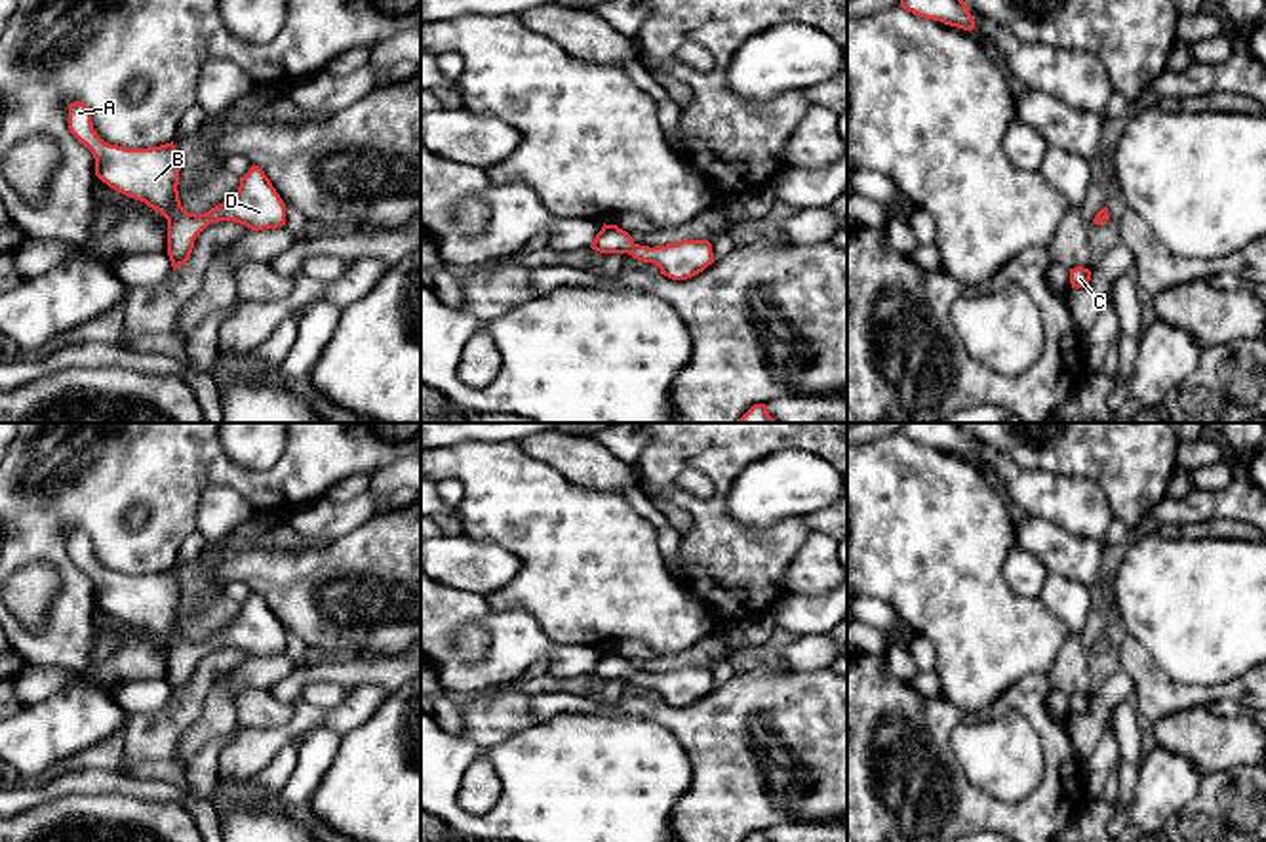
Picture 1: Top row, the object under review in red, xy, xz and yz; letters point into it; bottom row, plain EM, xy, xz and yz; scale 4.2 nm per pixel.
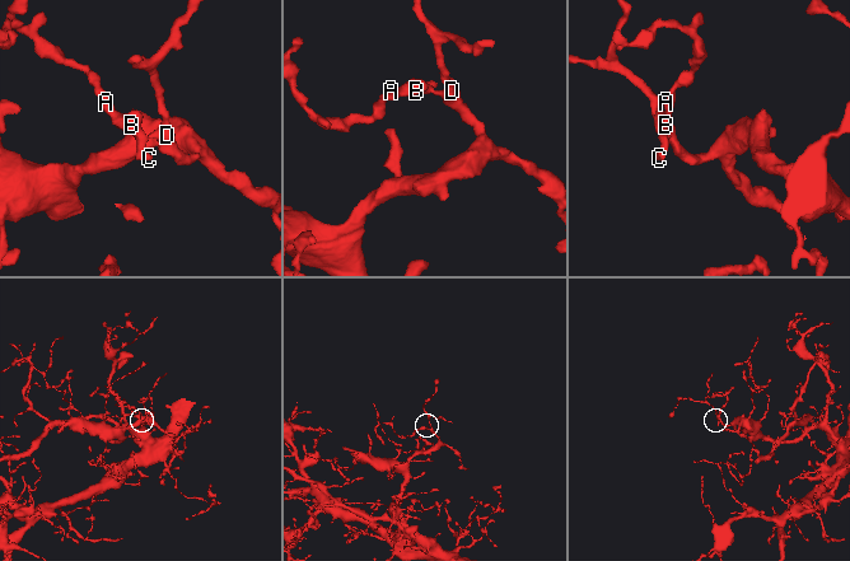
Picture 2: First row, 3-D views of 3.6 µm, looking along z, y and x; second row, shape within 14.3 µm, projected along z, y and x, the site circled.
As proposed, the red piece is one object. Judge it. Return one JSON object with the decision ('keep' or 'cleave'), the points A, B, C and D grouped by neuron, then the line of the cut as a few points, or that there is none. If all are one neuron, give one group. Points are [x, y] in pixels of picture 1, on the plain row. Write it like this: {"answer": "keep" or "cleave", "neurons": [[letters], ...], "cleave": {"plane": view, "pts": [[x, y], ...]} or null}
{"answer": "keep", "neurons": [["A", "B", "C", "D"]], "cleave": null}

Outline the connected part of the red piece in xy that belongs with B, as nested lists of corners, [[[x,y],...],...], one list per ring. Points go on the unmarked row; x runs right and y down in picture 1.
[[[69,531],[69,556],[95,585],[95,602],[110,615],[145,629],[168,646],[168,682],[173,697],[192,680],[196,663],[217,648],[234,648],[251,657],[286,652],[286,631],[259,592],[240,604],[238,619],[208,640],[188,640],[179,627],[181,585],[171,570],[126,575],[105,570],[93,556],[89,535]]]

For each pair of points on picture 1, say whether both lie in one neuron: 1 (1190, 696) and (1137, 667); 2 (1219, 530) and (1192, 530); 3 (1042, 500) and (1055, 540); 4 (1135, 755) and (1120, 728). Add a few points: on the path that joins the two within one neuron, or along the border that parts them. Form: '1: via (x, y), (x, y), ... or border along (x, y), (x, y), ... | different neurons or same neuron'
1: via (1177, 696), (1166, 696), (1150, 681) | same neuron
2: via (1213, 530), (1198, 530) | same neuron
3: border along (1030, 515), (1091, 540) | different neurons
4: via (1131, 749), (1126, 734) | same neuron

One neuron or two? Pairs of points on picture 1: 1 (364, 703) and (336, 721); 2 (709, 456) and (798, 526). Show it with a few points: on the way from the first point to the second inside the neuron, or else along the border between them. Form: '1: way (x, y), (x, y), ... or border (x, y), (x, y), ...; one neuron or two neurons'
1: way (356, 709), (343, 719); one neuron
2: way (718, 490), (718, 517), (739, 538), (764, 538); one neuron

